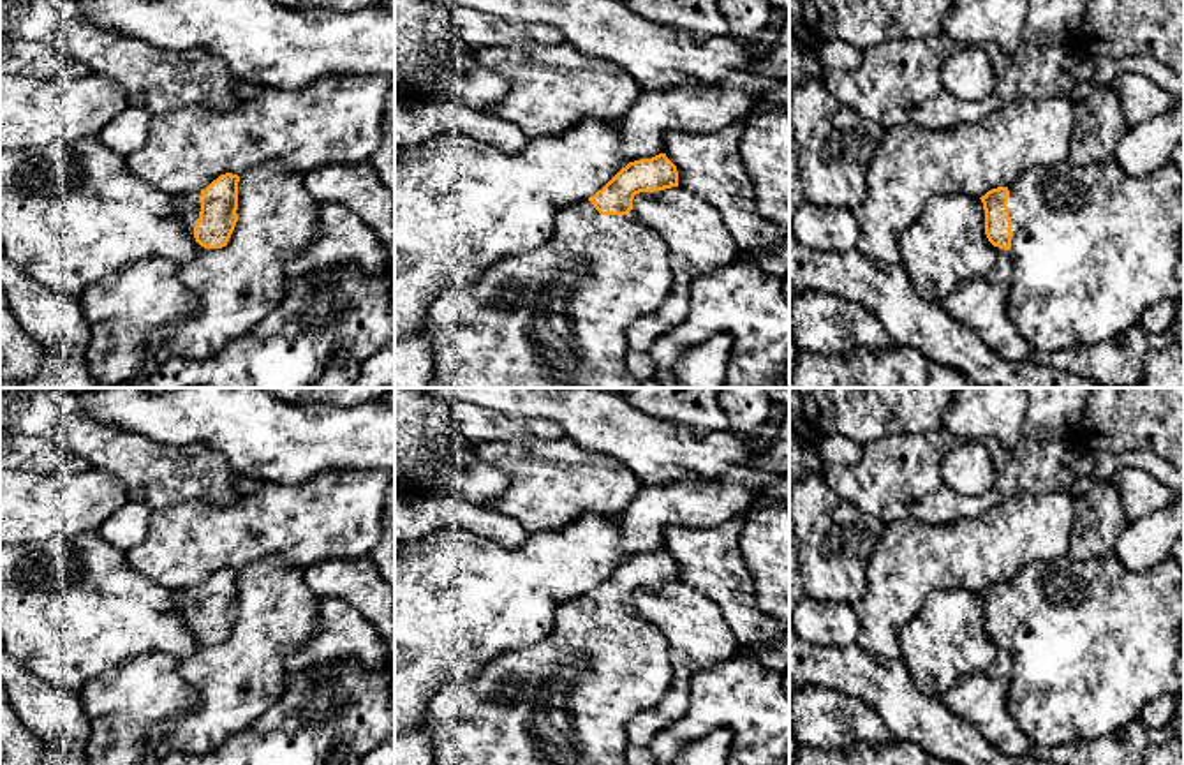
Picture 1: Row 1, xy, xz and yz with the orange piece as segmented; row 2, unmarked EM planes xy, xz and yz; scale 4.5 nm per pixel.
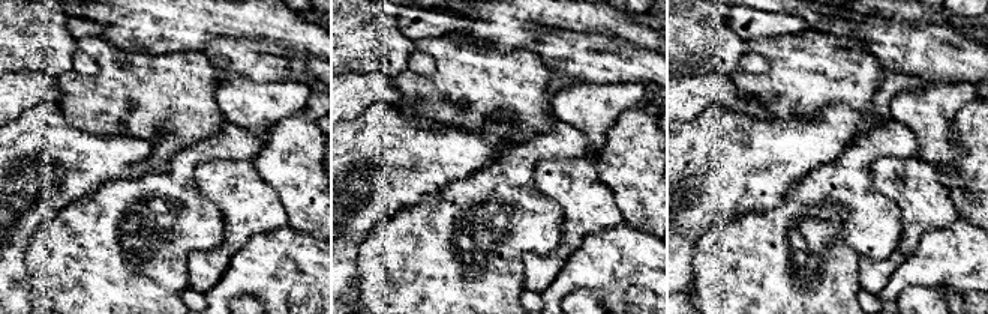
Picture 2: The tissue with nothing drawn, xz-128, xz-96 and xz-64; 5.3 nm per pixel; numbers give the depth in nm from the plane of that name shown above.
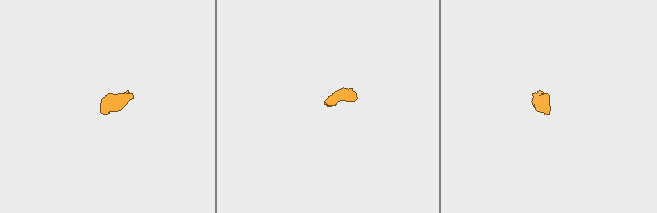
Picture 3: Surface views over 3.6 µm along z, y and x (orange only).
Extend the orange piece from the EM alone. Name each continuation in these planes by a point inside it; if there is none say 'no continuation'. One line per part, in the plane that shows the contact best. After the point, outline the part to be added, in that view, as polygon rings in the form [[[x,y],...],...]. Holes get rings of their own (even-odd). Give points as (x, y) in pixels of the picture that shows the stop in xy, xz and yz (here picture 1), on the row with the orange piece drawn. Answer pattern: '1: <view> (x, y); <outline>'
1: yz (1093, 247); [[[1068,159],[1029,167],[1006,187],[1013,231],[1006,250],[1013,268],[1008,314],[1036,351],[1105,340],[1138,324],[1147,307],[1184,298],[1184,173],[1173,162],[1147,176],[1129,176],[1119,164],[1078,166]]]

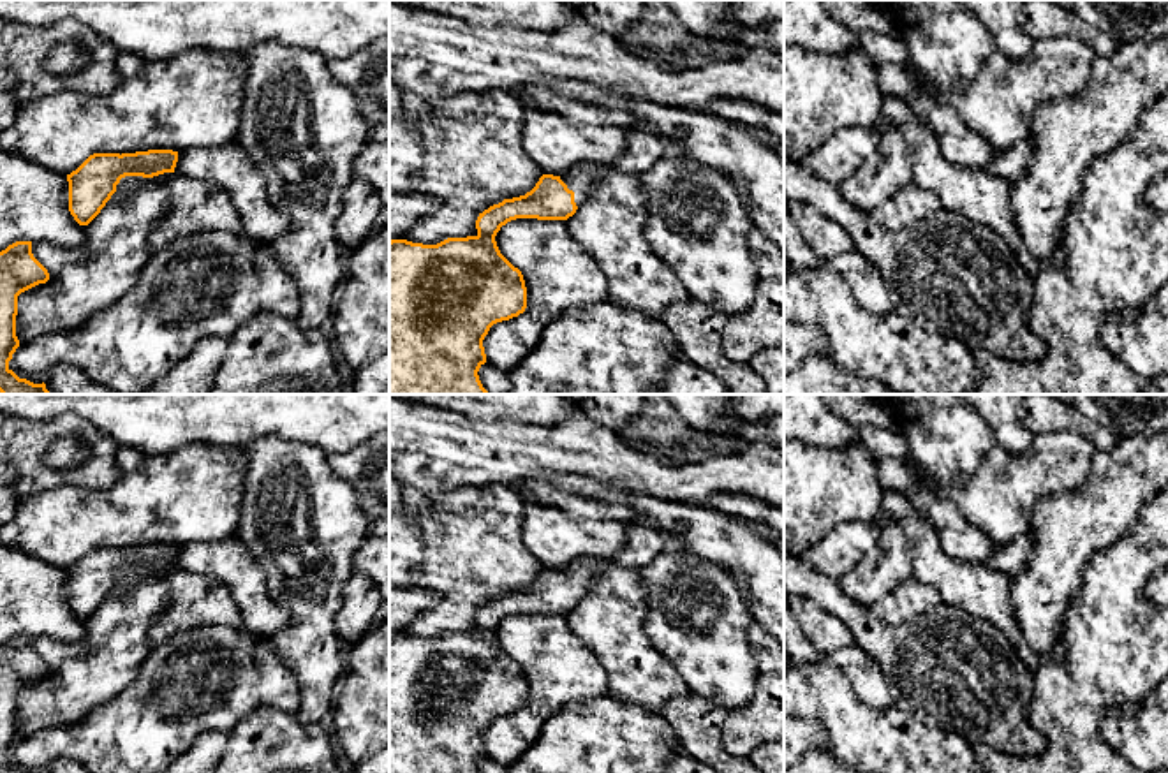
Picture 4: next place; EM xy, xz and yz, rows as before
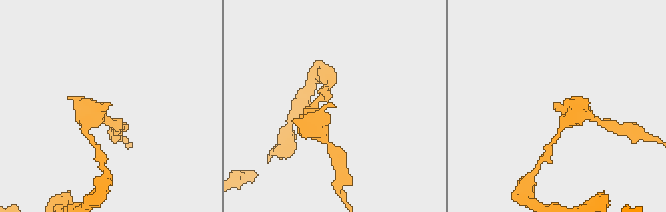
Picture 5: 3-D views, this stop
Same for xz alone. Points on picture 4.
1: xz (643, 148); [[[629,129],[625,150],[610,164],[578,166],[560,176],[569,190],[574,192],[574,202],[580,208],[588,201],[595,185],[611,171],[639,174],[652,167],[664,153],[664,139],[657,132]]]

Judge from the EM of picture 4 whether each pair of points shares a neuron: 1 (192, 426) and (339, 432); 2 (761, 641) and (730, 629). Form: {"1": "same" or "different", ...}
{"1": "same", "2": "different"}

